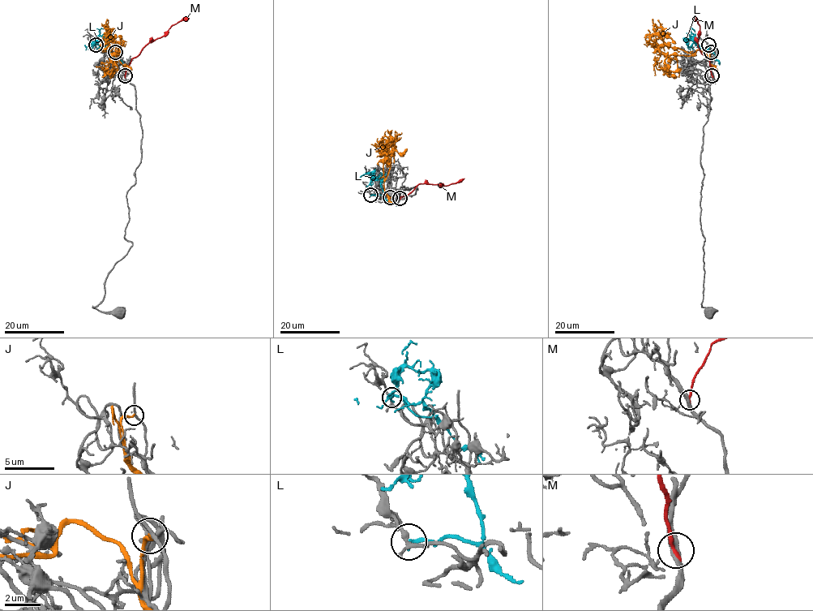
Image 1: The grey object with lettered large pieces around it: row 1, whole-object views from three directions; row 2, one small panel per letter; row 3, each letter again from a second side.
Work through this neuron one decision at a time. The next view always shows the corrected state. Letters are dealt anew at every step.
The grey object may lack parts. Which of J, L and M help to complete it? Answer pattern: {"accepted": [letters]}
{"accepted": ["L"]}

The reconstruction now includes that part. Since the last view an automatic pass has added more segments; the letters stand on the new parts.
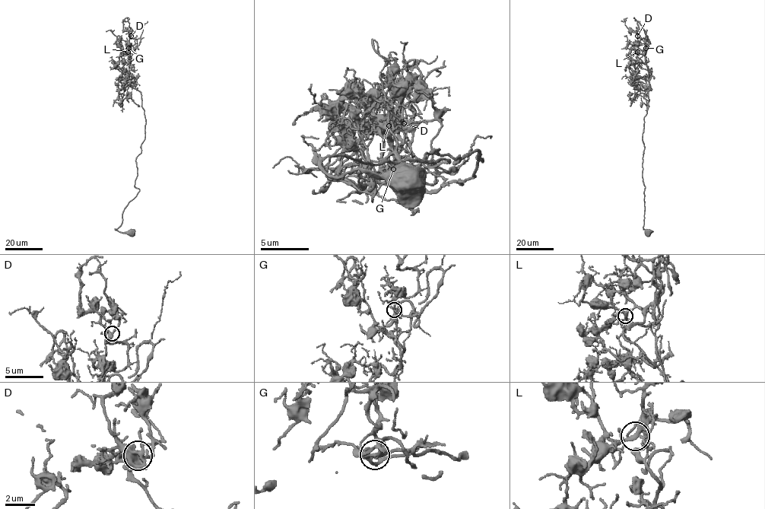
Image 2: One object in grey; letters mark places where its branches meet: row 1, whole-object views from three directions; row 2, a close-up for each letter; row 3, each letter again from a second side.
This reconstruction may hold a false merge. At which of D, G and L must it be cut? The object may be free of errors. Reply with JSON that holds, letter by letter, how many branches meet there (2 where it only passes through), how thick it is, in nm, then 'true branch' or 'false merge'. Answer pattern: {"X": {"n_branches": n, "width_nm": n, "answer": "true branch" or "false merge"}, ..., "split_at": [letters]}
{"D": {"n_branches": 3, "width_nm": 300, "answer": "true branch"}, "G": {"n_branches": 3, "width_nm": 280, "answer": "true branch"}, "L": {"n_branches": 3, "width_nm": 240, "answer": "true branch"}, "split_at": []}

